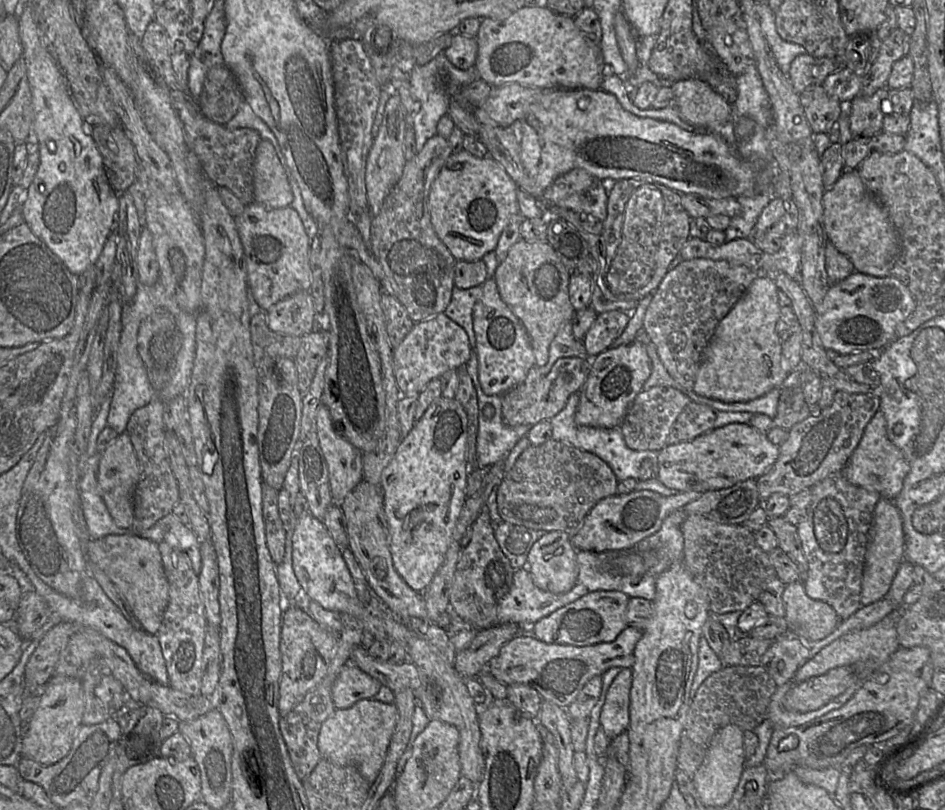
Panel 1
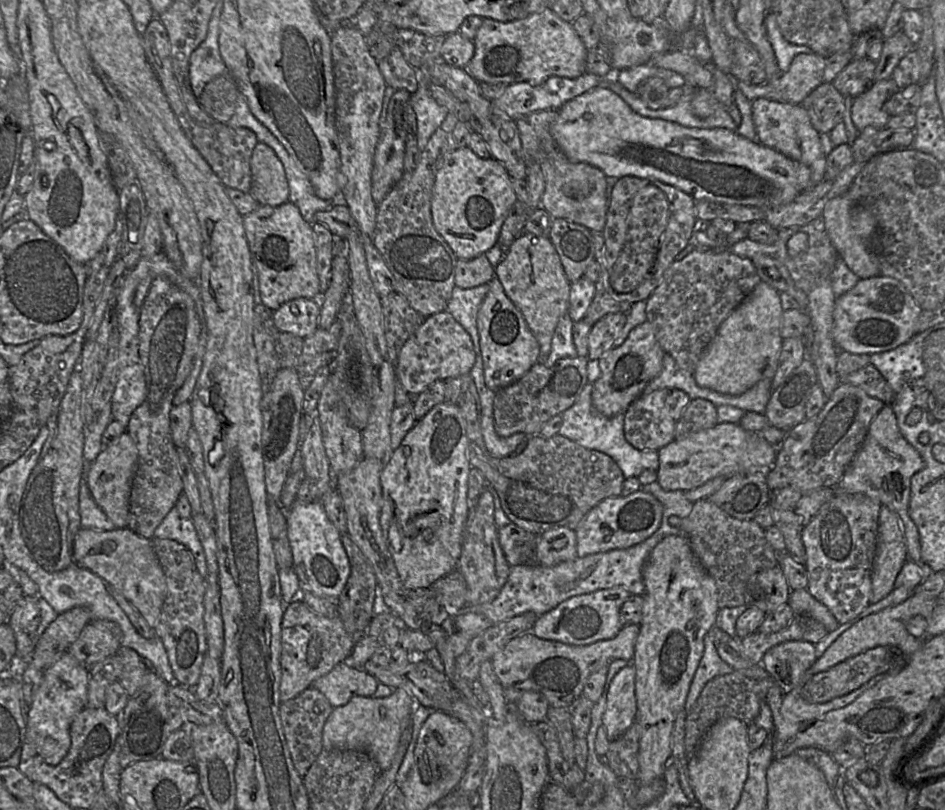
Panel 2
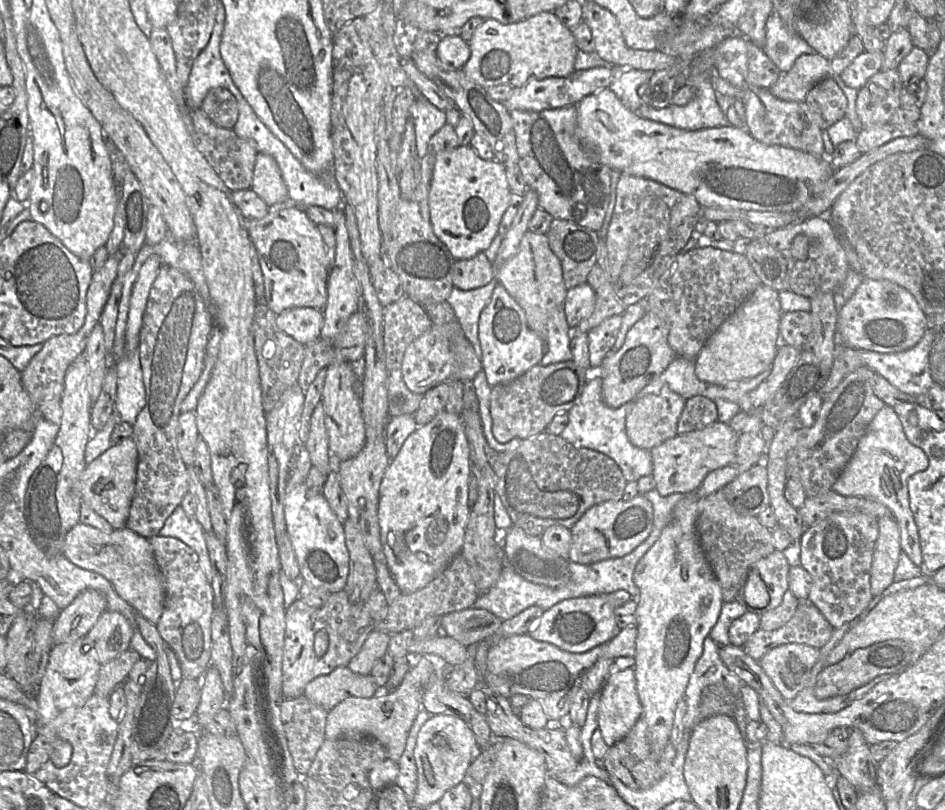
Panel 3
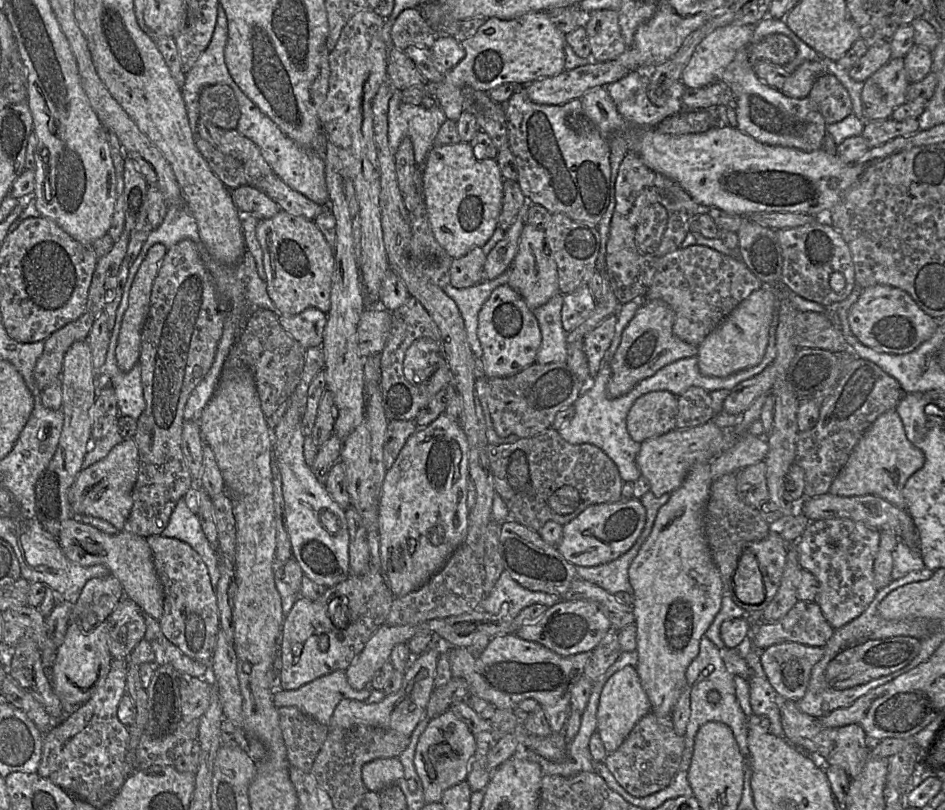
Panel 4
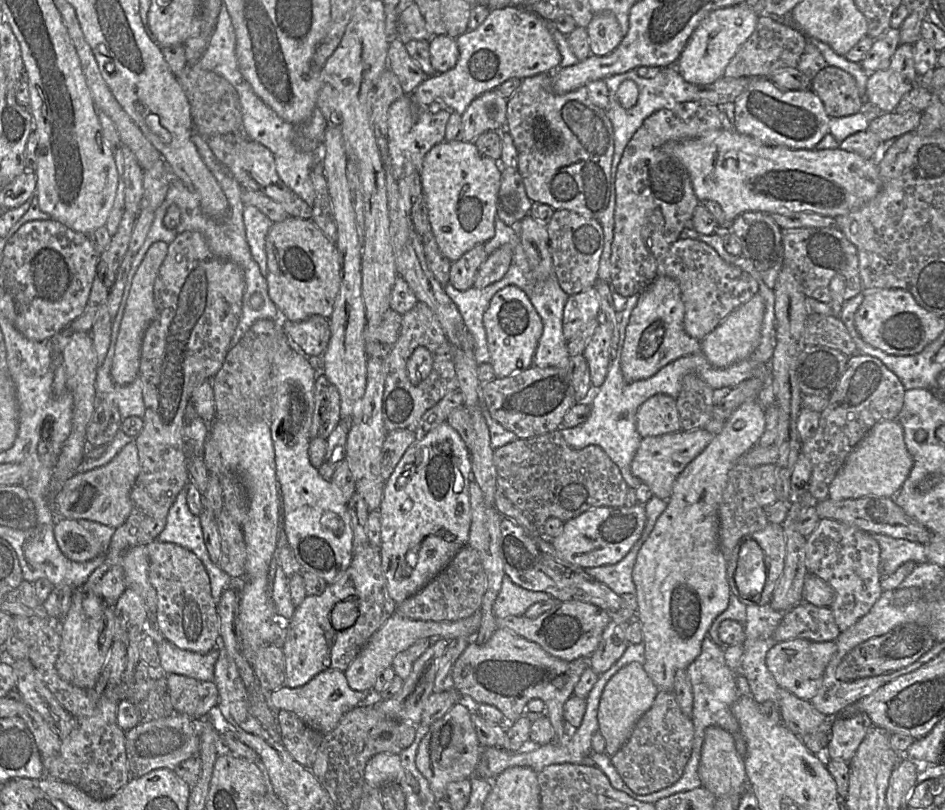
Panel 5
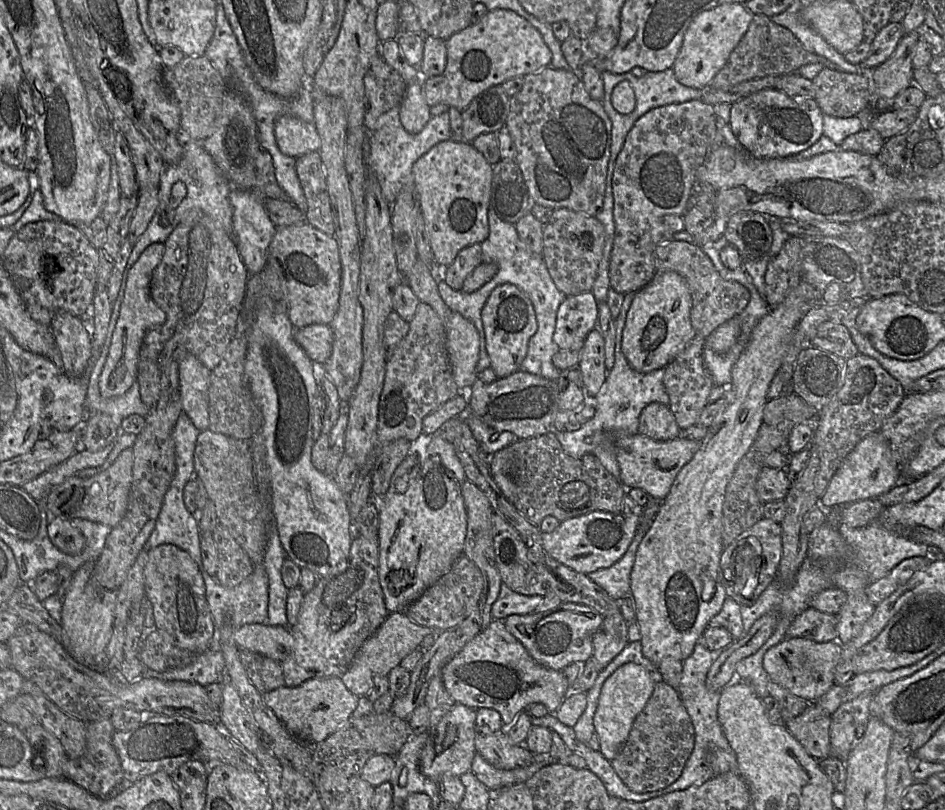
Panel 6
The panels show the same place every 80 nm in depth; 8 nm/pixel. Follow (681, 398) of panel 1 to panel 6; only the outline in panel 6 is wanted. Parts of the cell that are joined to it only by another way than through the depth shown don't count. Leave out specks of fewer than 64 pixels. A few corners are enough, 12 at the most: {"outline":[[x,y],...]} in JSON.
{"outline":[[668,405],[642,409],[638,434],[663,441],[678,437]]}

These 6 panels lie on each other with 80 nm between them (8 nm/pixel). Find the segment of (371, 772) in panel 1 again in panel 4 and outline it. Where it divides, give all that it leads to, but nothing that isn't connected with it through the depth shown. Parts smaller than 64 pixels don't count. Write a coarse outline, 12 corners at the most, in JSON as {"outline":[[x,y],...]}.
{"outline":[[441,652],[415,656],[378,703],[343,699],[329,731],[368,725],[411,736],[426,716]]}

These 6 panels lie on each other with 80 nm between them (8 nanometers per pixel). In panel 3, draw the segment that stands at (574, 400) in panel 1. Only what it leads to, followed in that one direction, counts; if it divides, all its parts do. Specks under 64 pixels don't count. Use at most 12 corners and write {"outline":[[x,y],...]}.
{"outline":[[594,370],[560,436],[612,458],[627,482],[653,471],[626,433],[627,402],[610,408]]}

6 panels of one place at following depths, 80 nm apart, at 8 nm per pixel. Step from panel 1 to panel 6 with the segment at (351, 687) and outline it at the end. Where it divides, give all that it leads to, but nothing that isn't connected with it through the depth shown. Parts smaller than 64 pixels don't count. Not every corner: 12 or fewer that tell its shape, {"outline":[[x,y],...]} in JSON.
{"outline":[[339,677],[263,695],[287,731],[314,744],[357,707]]}

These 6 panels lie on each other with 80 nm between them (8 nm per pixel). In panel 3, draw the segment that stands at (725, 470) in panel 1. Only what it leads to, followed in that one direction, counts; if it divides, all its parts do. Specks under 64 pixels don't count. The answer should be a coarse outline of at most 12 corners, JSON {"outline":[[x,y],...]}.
{"outline":[[716,421],[650,450],[661,496],[694,493],[734,460],[738,433]]}

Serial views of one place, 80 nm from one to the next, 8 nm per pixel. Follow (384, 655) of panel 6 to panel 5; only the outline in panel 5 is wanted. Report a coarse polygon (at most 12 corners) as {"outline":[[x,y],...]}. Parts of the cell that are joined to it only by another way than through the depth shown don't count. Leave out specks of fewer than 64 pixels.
{"outline":[[478,612],[457,621],[394,613],[345,671],[354,691],[370,691],[400,652],[431,636],[472,640]]}

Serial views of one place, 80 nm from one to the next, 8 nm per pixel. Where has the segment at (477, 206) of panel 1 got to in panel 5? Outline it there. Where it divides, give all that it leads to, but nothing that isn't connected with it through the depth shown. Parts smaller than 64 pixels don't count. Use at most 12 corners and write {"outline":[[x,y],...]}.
{"outline":[[444,140],[420,178],[451,262],[493,237],[501,172],[473,142]]}

